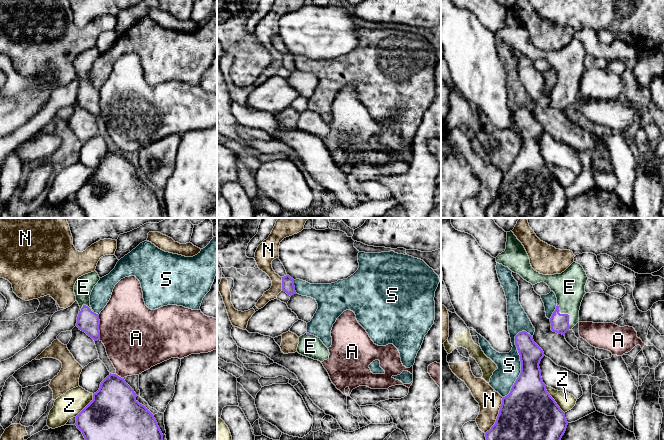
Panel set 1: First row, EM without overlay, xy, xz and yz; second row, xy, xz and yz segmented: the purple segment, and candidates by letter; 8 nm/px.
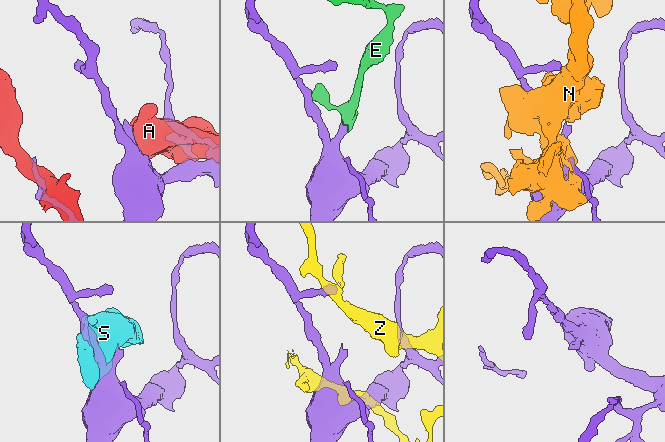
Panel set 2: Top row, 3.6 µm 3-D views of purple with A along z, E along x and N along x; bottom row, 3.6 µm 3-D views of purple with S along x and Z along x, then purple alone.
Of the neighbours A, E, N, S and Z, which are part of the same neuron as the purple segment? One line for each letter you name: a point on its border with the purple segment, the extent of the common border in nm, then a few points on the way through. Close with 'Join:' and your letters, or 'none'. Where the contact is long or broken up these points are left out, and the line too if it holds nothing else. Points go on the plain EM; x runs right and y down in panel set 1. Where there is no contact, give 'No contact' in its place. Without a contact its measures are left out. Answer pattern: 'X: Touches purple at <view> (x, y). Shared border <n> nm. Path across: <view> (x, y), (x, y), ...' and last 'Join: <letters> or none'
E: Touches purple at yz (566, 90). Shared border 240 nm. Path across: yz (559, 98), (566, 90), (569, 63)
Join: E

